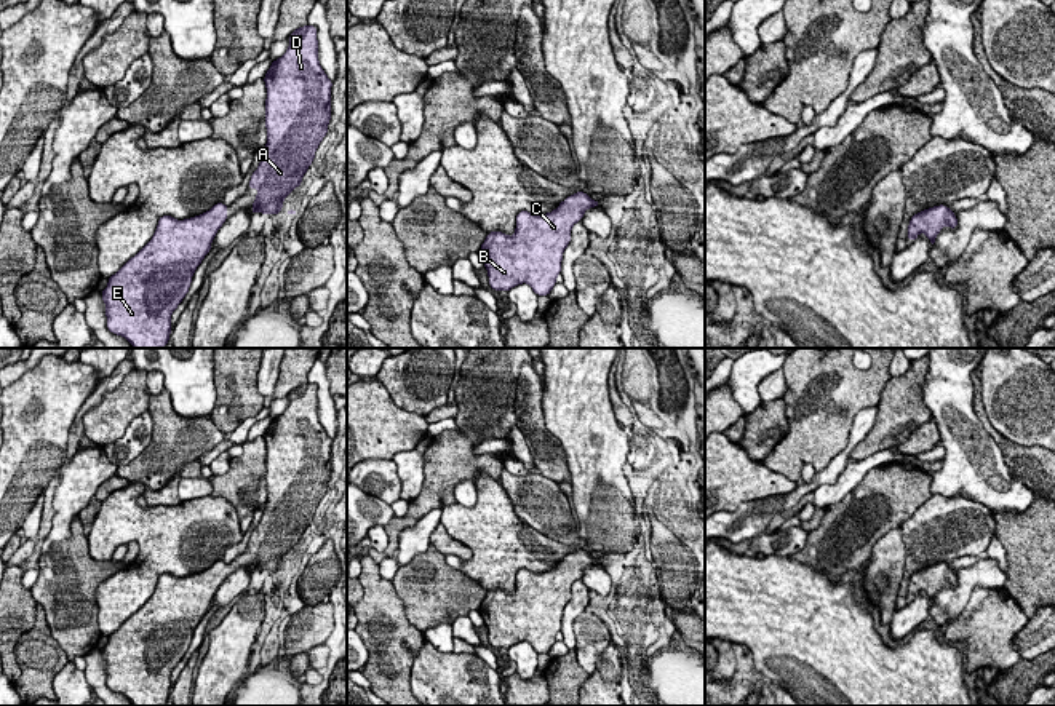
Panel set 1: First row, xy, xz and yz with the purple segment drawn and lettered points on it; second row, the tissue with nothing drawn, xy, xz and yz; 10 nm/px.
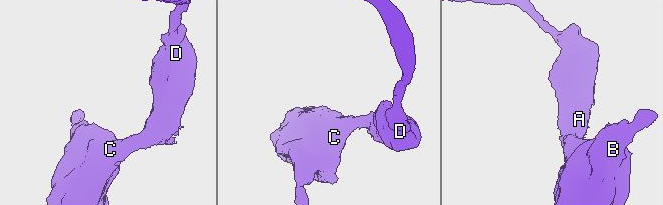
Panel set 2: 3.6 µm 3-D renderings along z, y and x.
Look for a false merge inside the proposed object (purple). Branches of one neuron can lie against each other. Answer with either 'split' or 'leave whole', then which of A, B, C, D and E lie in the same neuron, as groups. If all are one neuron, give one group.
leave whole; A B C D E

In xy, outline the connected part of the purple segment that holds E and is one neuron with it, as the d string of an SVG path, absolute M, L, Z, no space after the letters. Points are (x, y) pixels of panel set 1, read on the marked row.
M217 203L209 211L177 220L158 219L152 240L107 281L101 291L106 303L107 329L125 337L133 348L163 348L169 342L171 315L189 292L197 267L211 249L211 243L227 220L227 204Z

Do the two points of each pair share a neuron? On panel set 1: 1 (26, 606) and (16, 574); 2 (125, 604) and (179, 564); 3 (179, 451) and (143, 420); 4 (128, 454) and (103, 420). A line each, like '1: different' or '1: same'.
1: same
2: same
3: different
4: different

